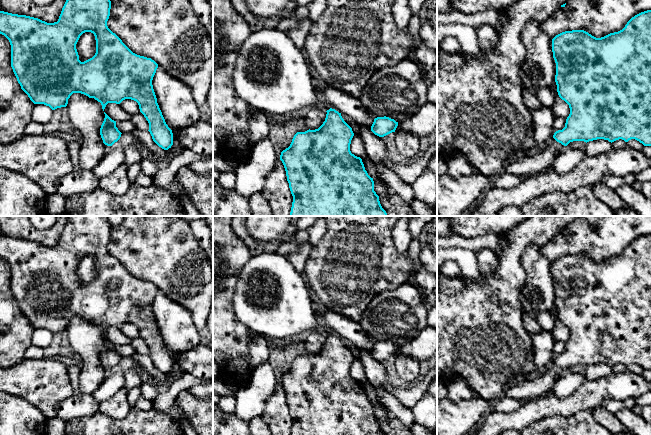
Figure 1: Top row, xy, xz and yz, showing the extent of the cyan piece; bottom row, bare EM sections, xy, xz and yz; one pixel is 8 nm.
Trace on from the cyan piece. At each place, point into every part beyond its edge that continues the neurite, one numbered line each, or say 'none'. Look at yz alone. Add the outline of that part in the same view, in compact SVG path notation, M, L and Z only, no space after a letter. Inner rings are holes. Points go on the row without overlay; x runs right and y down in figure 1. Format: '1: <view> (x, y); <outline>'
1: yz (540, 383); M551 361L544 370L536 370L521 381L515 381L507 387L505 389L505 396L523 400L524 402L544 397L552 392L557 380L565 371Z

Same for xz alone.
none

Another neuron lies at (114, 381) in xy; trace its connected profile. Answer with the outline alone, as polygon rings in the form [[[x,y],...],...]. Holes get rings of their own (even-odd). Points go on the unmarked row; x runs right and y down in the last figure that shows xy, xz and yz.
[[[111,370],[103,381],[102,385],[91,395],[100,403],[116,394],[120,389],[124,388],[125,378],[122,372]]]

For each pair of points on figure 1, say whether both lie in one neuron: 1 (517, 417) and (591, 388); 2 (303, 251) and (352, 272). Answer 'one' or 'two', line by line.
1: one
2: two

